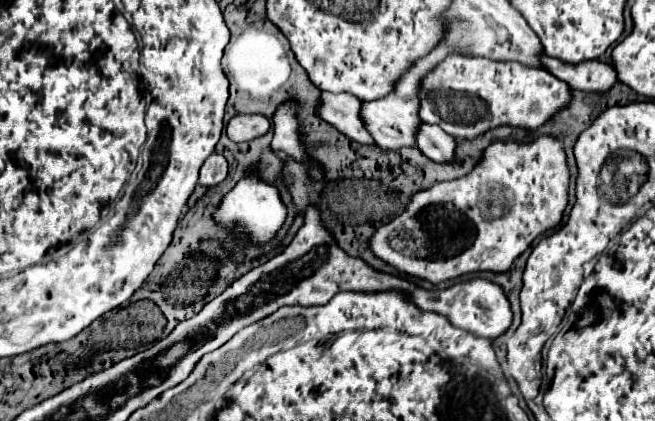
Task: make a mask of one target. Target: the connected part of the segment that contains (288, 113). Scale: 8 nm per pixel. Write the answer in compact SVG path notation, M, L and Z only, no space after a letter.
M286 101L286 105L282 105L276 115L274 115L274 139L270 145L274 145L276 153L286 153L298 161L306 159L306 153L302 153L302 145L300 145L300 131L298 131L298 123L296 123L296 103Z

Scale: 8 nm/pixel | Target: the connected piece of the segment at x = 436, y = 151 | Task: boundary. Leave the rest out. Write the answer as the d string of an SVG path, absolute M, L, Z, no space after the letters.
M422 123L418 125L416 147L436 163L448 163L454 159L454 139L444 133L438 125Z

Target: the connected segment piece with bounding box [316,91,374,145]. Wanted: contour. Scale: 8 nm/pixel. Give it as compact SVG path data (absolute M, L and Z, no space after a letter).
M322 91L316 115L320 119L328 121L330 125L334 125L346 137L350 137L358 143L374 145L374 139L370 137L370 133L366 131L366 127L360 119L360 101L354 95L350 95L350 93L334 95L334 93Z

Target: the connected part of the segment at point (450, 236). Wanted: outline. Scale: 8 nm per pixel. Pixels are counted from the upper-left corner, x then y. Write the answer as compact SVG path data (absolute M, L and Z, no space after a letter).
M540 135L528 143L514 139L494 139L484 151L472 173L452 181L442 181L426 191L412 195L404 213L376 229L370 237L370 251L400 273L430 281L434 285L462 277L466 273L492 271L506 273L514 259L548 229L558 227L568 205L570 167L566 163L564 141L554 135Z

